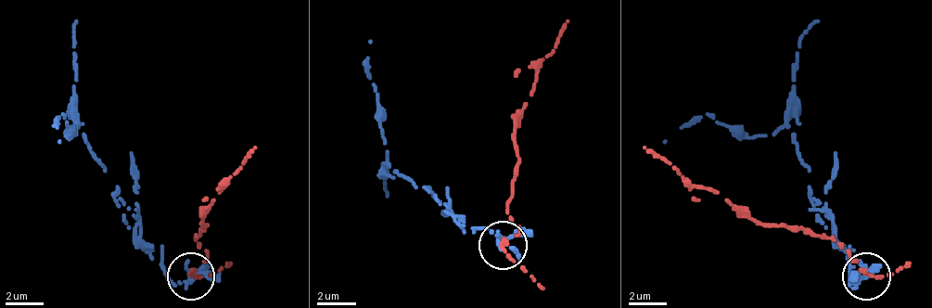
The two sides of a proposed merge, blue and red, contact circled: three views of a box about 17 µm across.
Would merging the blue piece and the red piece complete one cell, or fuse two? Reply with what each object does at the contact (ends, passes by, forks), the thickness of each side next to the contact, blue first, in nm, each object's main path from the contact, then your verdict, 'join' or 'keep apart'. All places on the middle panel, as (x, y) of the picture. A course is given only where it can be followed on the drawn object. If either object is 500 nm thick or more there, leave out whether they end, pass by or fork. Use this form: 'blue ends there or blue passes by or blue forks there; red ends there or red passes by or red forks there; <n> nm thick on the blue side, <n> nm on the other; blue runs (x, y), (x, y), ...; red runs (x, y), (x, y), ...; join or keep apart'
blue forks there; red ends there; 240 nm thick on the blue side, 320 nm on the other; blue runs (501, 244), (487, 229), (463, 229), (429, 186), (414, 186), (390, 166), (371, 80), (371, 42); red runs (501, 244), (520, 229), (506, 210), (516, 137), (516, 113), (568, 22); keep apart

